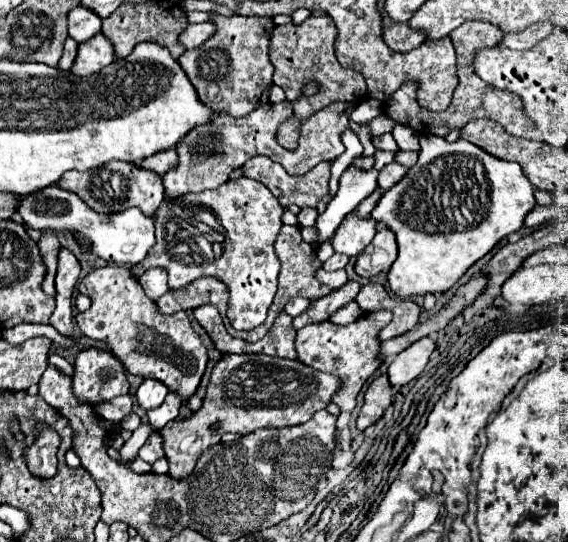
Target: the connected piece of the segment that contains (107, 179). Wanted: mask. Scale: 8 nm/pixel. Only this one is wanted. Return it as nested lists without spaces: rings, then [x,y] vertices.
[[[109,161],[93,171],[69,171],[63,175],[59,185],[77,193],[85,203],[89,203],[89,207],[99,213],[117,213],[129,207],[139,207],[145,215],[153,215],[165,199],[161,175],[157,175],[155,171],[145,171],[143,167],[125,161]]]

